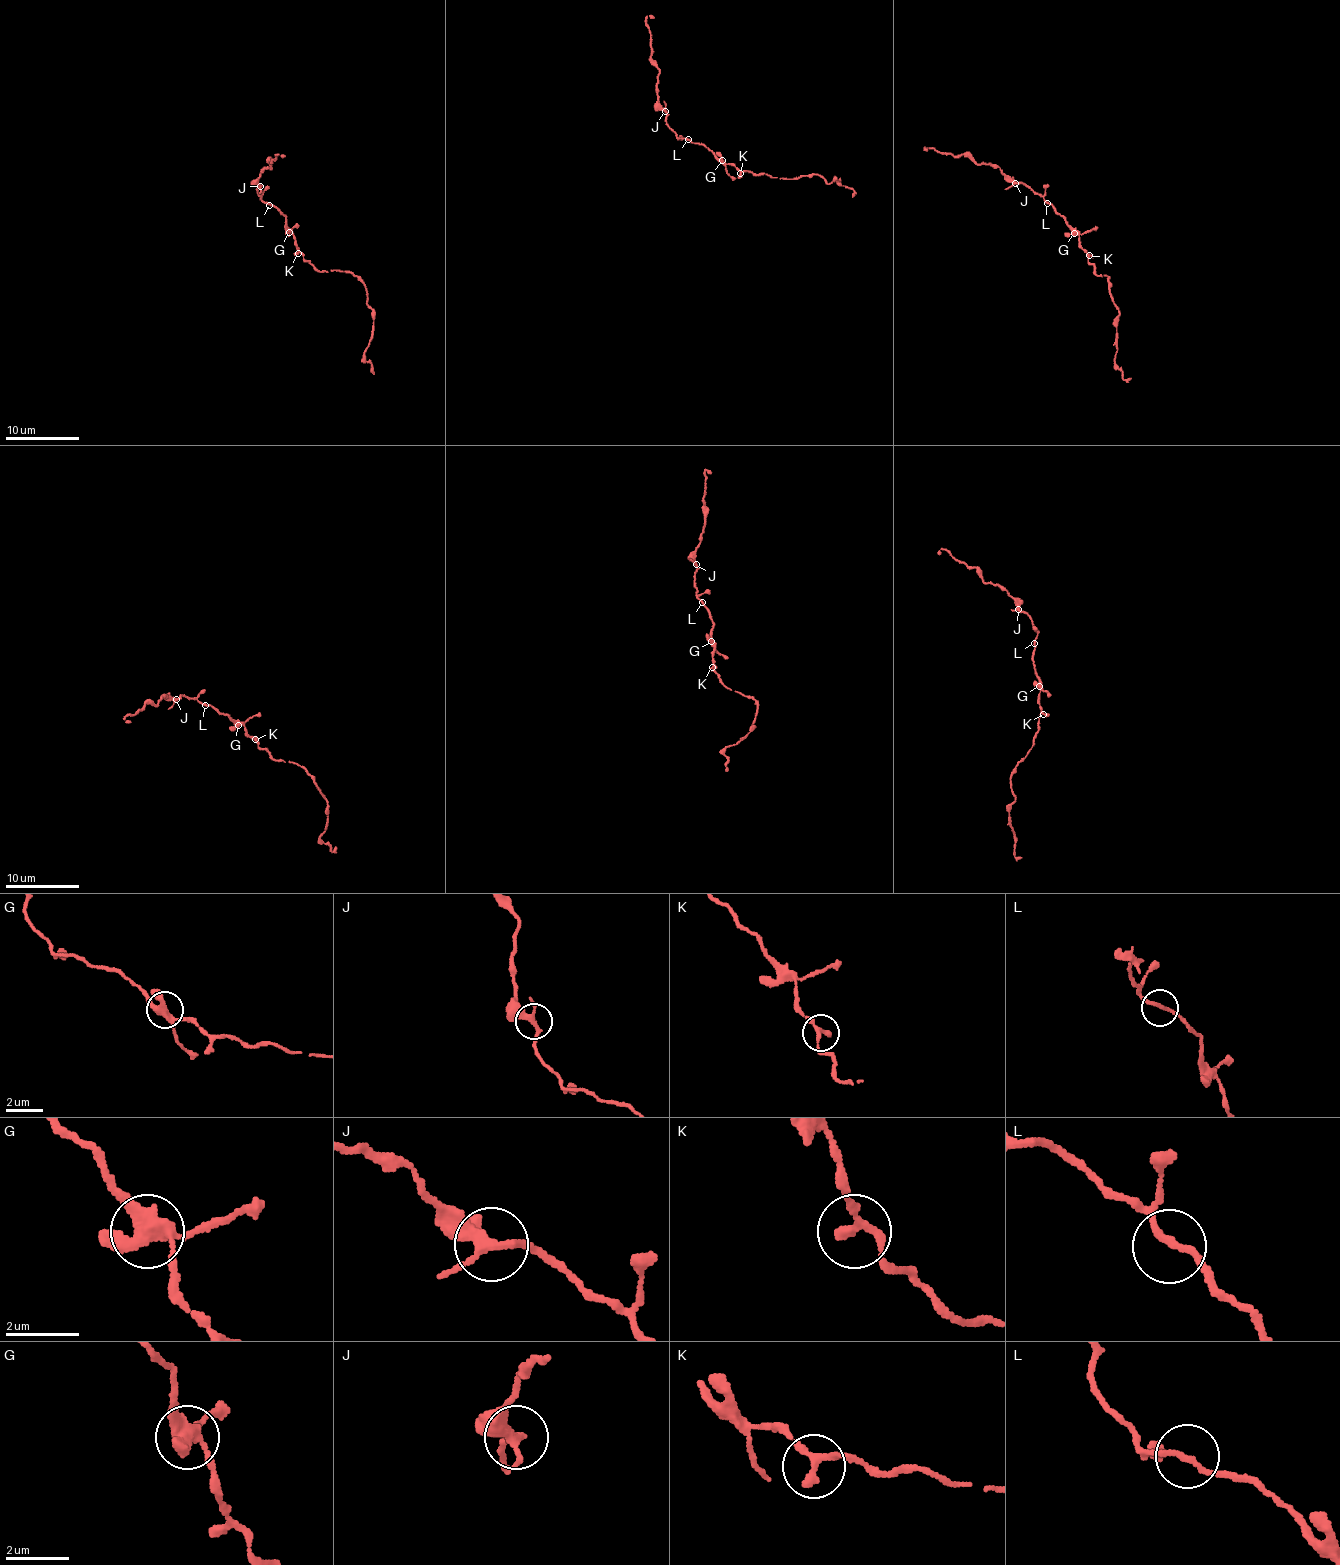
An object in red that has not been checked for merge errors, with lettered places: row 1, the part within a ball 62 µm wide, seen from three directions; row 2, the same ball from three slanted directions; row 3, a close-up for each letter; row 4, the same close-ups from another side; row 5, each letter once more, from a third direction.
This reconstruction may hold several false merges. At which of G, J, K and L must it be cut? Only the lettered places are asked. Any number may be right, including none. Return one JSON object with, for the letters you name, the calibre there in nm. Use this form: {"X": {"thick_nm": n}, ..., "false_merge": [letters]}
{"false_merge": []}

